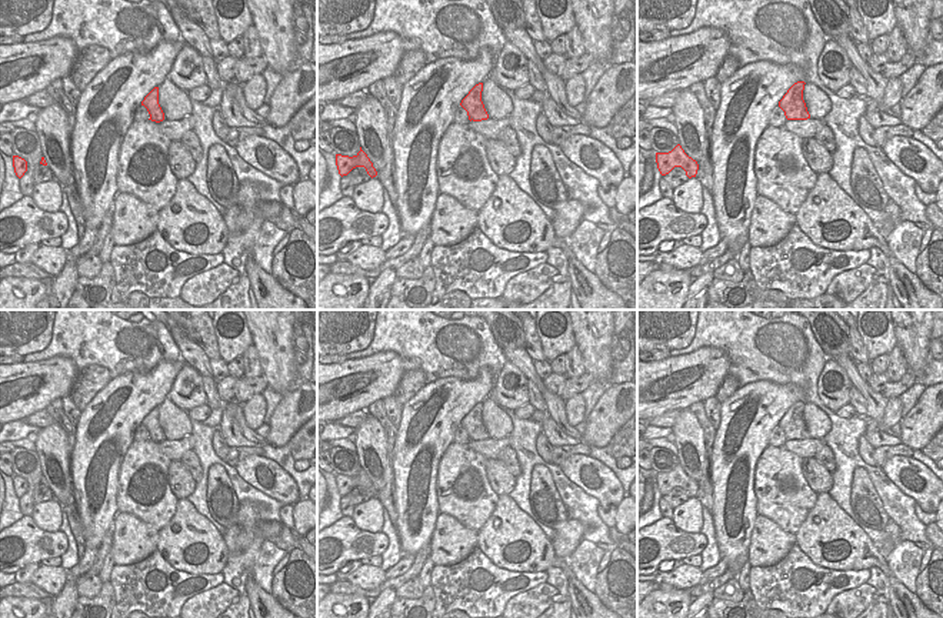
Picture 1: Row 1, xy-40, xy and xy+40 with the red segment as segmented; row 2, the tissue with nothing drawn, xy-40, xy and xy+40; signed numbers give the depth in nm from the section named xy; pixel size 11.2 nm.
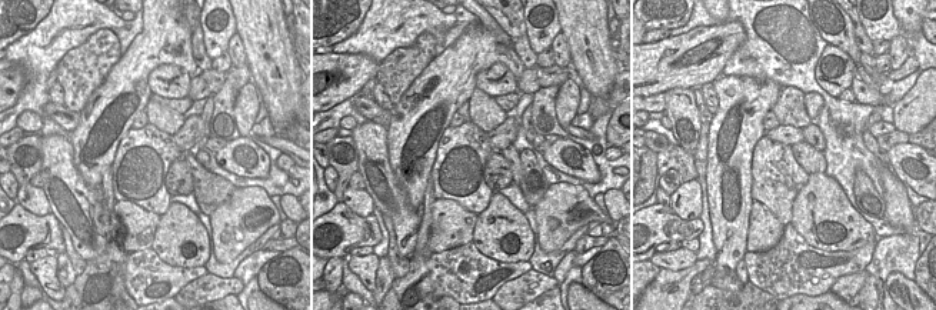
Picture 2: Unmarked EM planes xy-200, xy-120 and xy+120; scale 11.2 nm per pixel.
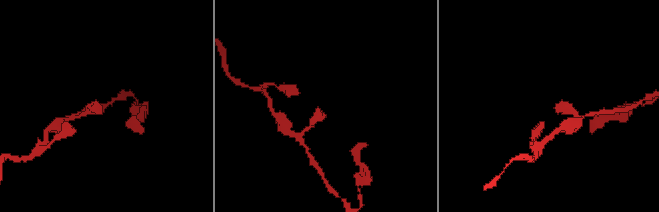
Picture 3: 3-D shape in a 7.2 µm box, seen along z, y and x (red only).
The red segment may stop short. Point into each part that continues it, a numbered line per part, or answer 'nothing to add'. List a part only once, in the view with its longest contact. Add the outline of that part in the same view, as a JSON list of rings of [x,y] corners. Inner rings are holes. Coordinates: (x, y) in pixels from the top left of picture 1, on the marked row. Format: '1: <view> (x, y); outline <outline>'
nothing to add

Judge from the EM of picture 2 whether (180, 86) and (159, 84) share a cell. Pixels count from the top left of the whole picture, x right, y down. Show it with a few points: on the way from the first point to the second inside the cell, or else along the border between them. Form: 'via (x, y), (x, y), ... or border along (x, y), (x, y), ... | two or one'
via (175, 86), (165, 84) | one

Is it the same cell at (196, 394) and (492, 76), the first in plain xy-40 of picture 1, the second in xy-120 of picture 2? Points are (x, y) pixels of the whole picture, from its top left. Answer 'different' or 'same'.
same

